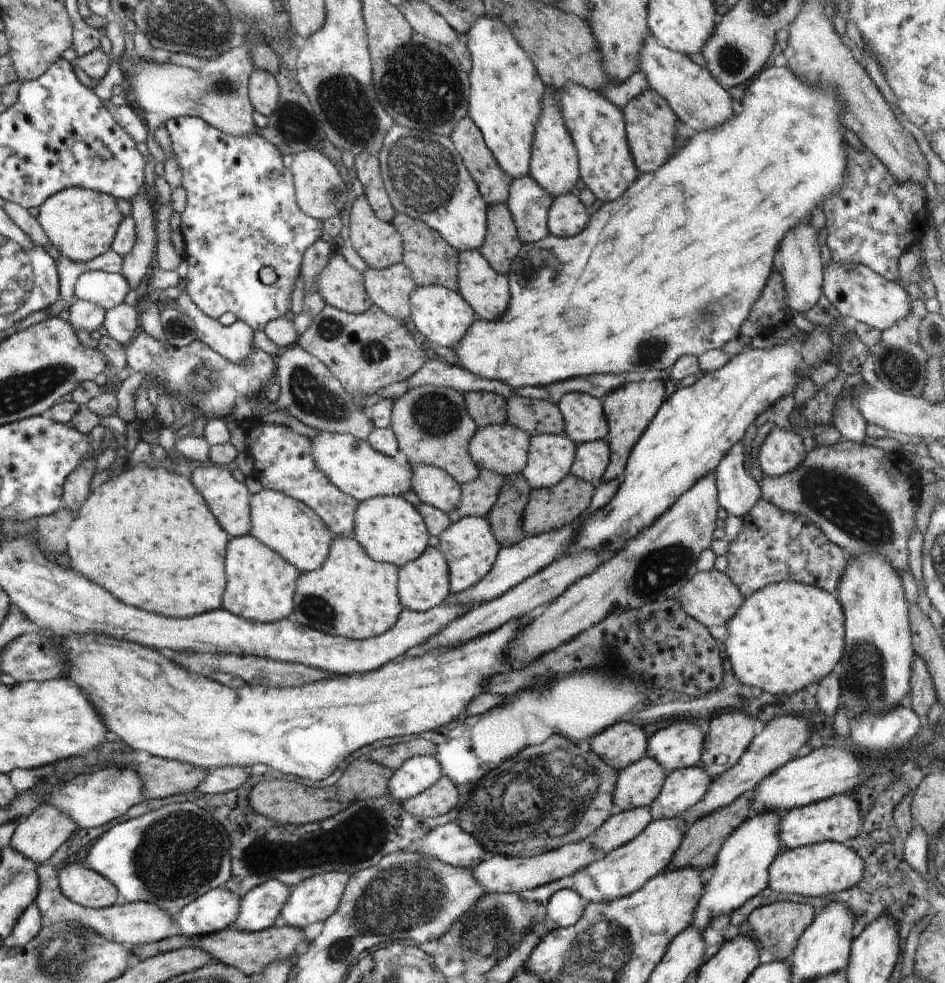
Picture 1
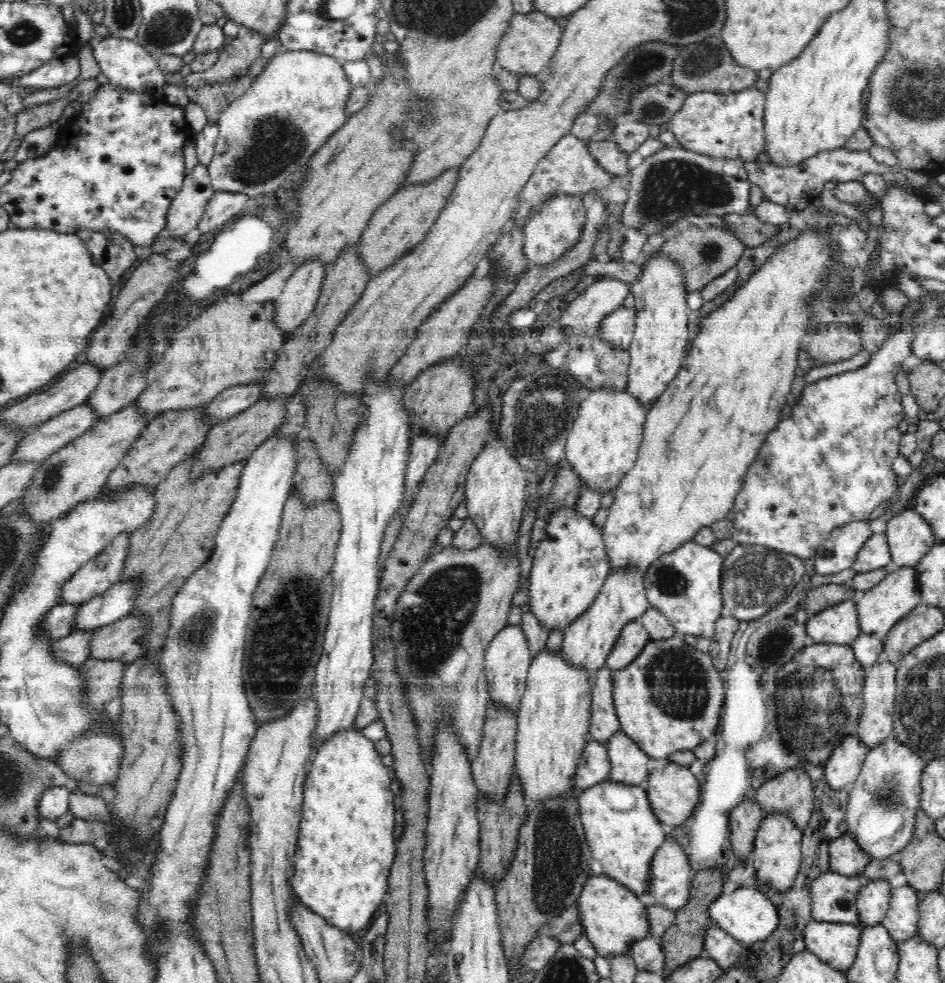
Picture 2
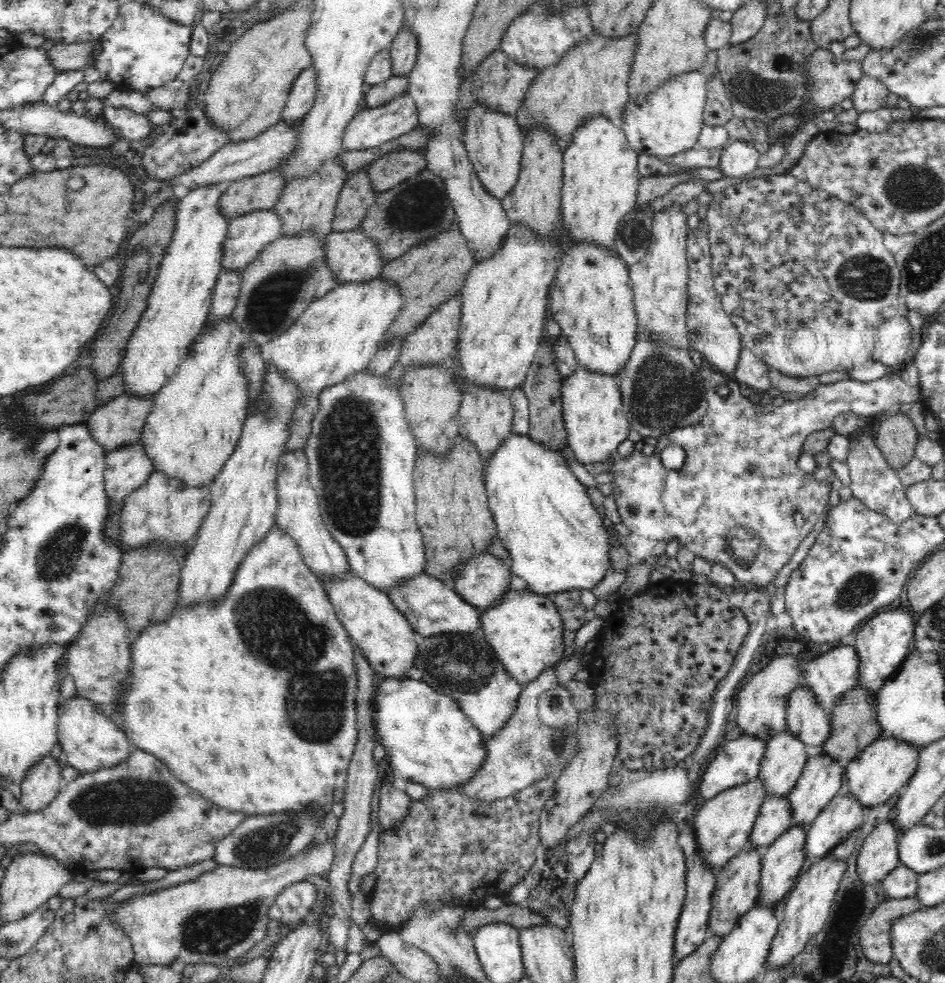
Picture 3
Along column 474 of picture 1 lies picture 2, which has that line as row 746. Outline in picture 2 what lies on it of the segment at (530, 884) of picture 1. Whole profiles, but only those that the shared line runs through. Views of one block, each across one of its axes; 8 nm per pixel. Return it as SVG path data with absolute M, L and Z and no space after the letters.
M881 659L878 663L864 667L865 684L863 686L863 709L857 736L861 742L868 746L868 749L880 747L882 742L892 735L894 727L894 714L896 707L897 694L897 663L892 663Z

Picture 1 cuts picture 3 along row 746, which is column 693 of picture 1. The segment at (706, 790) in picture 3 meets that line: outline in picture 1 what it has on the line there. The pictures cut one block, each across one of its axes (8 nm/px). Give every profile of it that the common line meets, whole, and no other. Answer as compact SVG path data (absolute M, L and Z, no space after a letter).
M692 721L672 723L647 740L647 756L654 758L666 774L700 764L704 733Z

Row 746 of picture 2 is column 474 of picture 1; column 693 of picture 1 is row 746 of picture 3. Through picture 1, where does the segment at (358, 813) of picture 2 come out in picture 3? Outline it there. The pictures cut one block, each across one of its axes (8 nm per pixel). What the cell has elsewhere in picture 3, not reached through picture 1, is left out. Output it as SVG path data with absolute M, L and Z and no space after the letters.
M278 525L271 527L262 542L243 558L234 574L234 582L220 604L190 604L186 608L175 608L172 616L164 622L152 624L138 633L132 644L132 666L128 670L127 684L123 685L121 712L115 716L119 728L132 740L136 750L144 750L164 762L178 780L198 790L206 800L218 804L228 812L243 812L246 815L280 814L300 812L306 806L316 806L313 812L331 812L334 802L342 802L354 750L358 738L356 711L357 668L354 662L354 645L336 617L334 607L325 588L317 576L306 566L297 544L292 537Z

